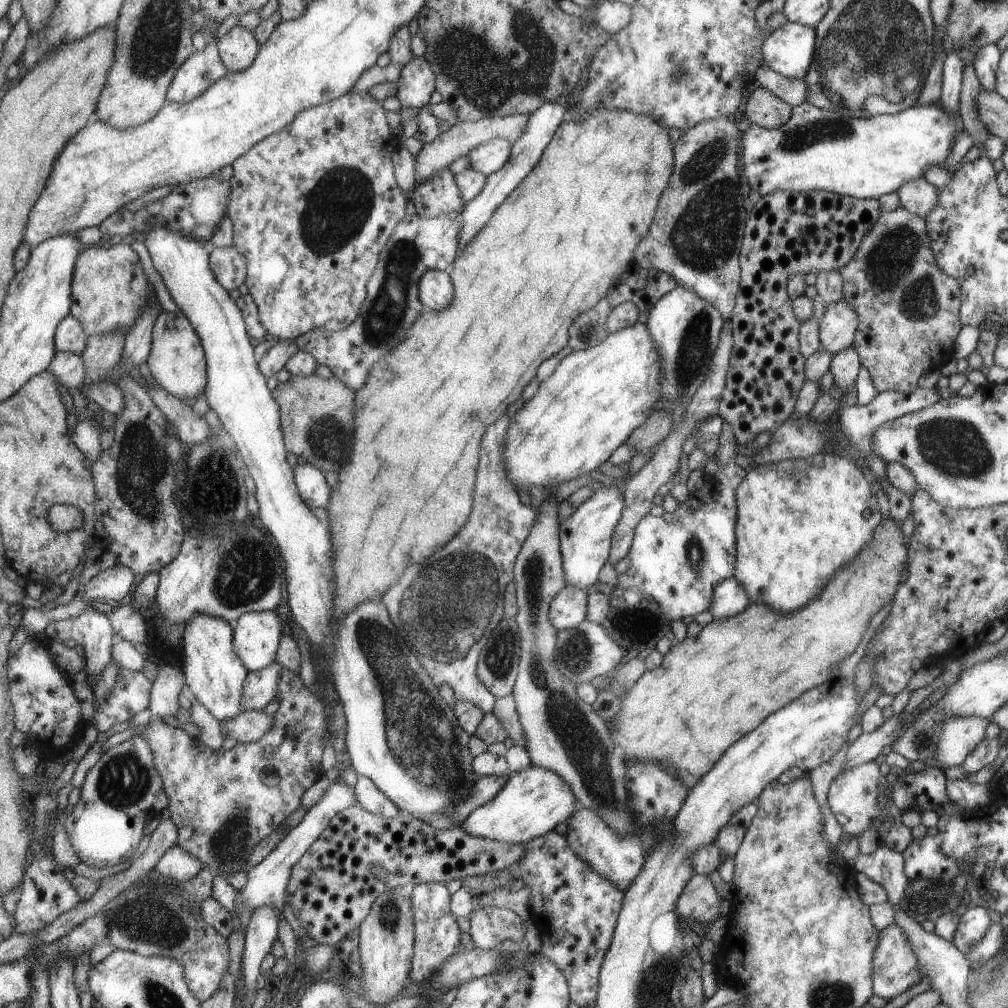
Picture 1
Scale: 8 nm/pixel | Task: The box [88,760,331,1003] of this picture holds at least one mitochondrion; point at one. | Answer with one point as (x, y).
(146, 922)

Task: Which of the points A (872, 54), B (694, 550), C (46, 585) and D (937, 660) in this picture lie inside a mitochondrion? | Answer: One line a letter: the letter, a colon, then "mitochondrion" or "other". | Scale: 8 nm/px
A: mitochondrion
B: mitochondrion
C: other
D: other

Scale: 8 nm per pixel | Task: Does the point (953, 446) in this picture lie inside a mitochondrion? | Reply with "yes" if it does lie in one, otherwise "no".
yes

